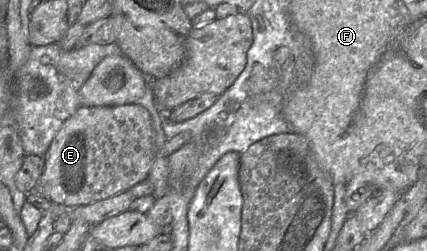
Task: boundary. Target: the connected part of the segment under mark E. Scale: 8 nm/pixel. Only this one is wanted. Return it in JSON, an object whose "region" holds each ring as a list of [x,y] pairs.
{"region":[[[143,106],[80,107],[53,138],[44,156],[44,170],[27,193],[43,196],[65,209],[107,199],[147,179],[159,151],[151,116]]]}

